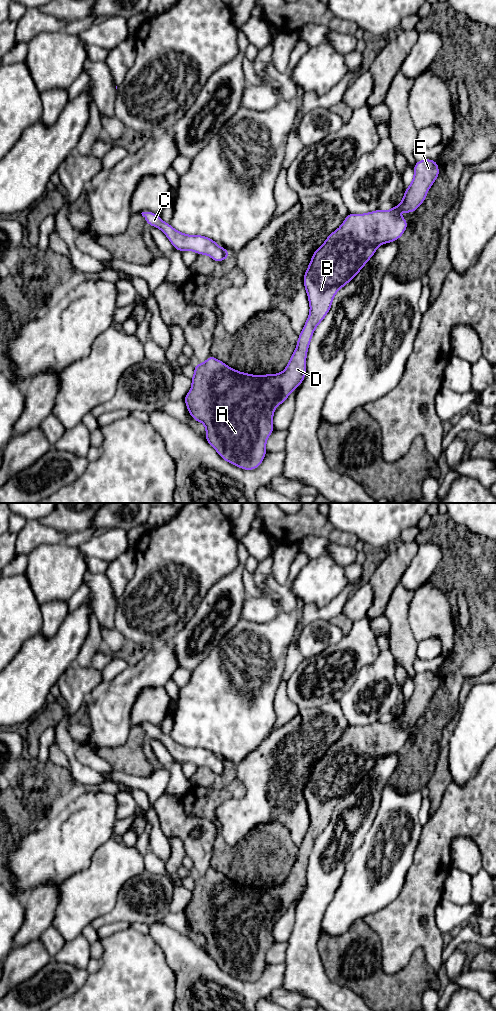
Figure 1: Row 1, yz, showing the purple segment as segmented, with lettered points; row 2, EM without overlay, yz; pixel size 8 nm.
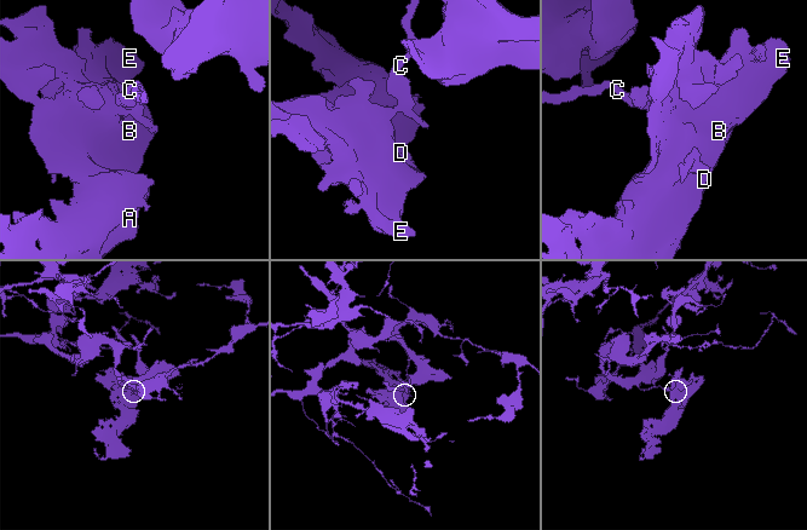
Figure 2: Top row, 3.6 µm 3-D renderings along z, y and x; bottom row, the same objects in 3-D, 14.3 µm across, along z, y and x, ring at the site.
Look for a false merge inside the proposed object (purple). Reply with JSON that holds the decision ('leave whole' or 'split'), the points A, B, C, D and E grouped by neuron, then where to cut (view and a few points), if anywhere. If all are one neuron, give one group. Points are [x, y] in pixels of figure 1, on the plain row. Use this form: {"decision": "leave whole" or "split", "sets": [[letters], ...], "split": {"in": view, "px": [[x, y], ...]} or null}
{"decision": "split", "sets": [["A", "B", "D", "E"], ["C"]], "split": {"in": "yz", "px": [[224, 761], [226, 769]]}}

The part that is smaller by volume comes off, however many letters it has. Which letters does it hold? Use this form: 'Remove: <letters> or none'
Remove: A, B, D, E

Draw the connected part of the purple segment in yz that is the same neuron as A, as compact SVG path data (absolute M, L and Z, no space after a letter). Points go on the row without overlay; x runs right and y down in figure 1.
M431 671L417 673L413 681L414 690L398 718L388 723L349 725L342 737L312 766L303 790L310 824L298 848L295 863L283 884L262 888L247 886L230 880L212 867L203 876L196 875L194 888L191 890L192 899L183 911L191 929L205 937L205 952L225 973L244 982L254 982L262 975L267 964L266 953L274 943L272 935L274 923L304 893L307 862L312 847L330 823L335 806L360 784L379 757L396 753L402 748L408 734L400 729L398 724L415 724L439 688L437 673Z

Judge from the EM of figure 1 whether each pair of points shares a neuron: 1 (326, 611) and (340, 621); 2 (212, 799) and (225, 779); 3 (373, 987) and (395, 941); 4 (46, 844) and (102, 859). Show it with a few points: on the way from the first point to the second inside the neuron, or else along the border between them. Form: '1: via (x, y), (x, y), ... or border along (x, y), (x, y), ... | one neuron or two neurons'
1: border along (341, 612), (329, 620) | two neurons
2: border along (236, 775), (223, 787), (213, 788) | two neurons
3: border along (380, 944), (381, 967), (387, 973), (402, 970) | two neurons
4: border along (108, 839), (94, 852), (90, 863), (76, 873) | two neurons

